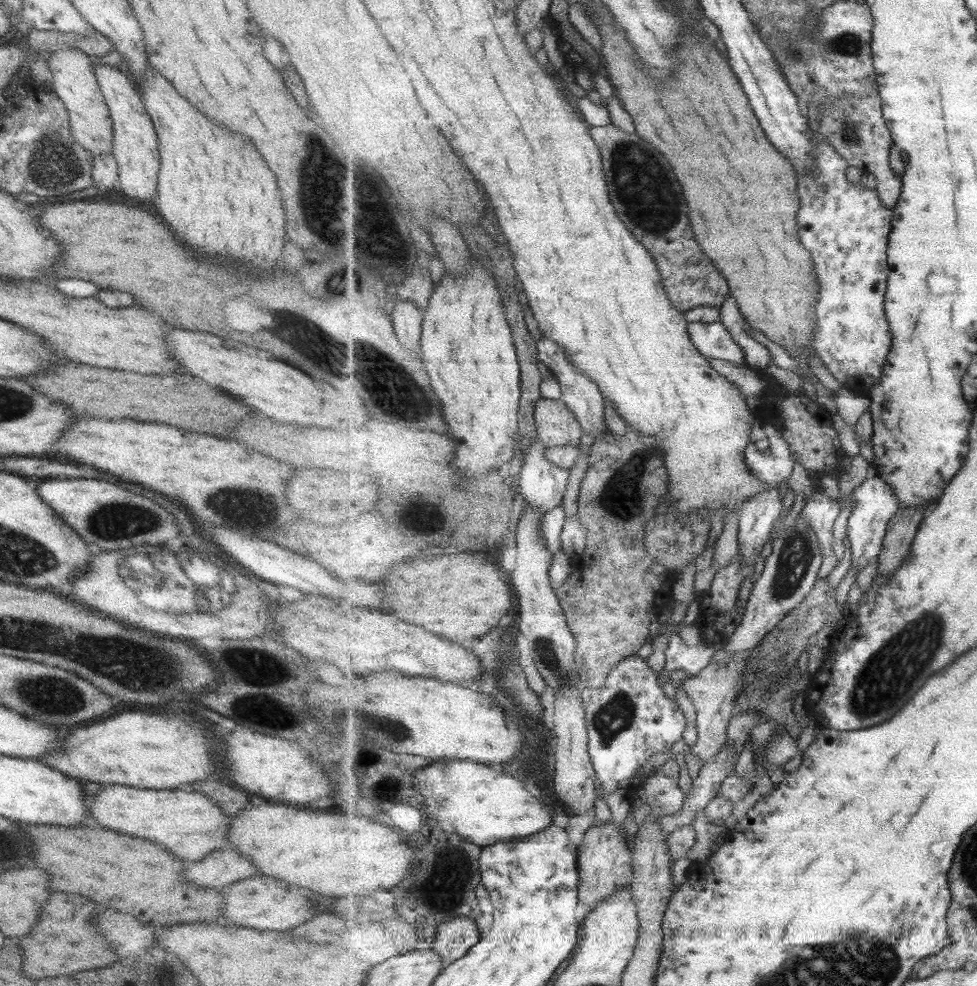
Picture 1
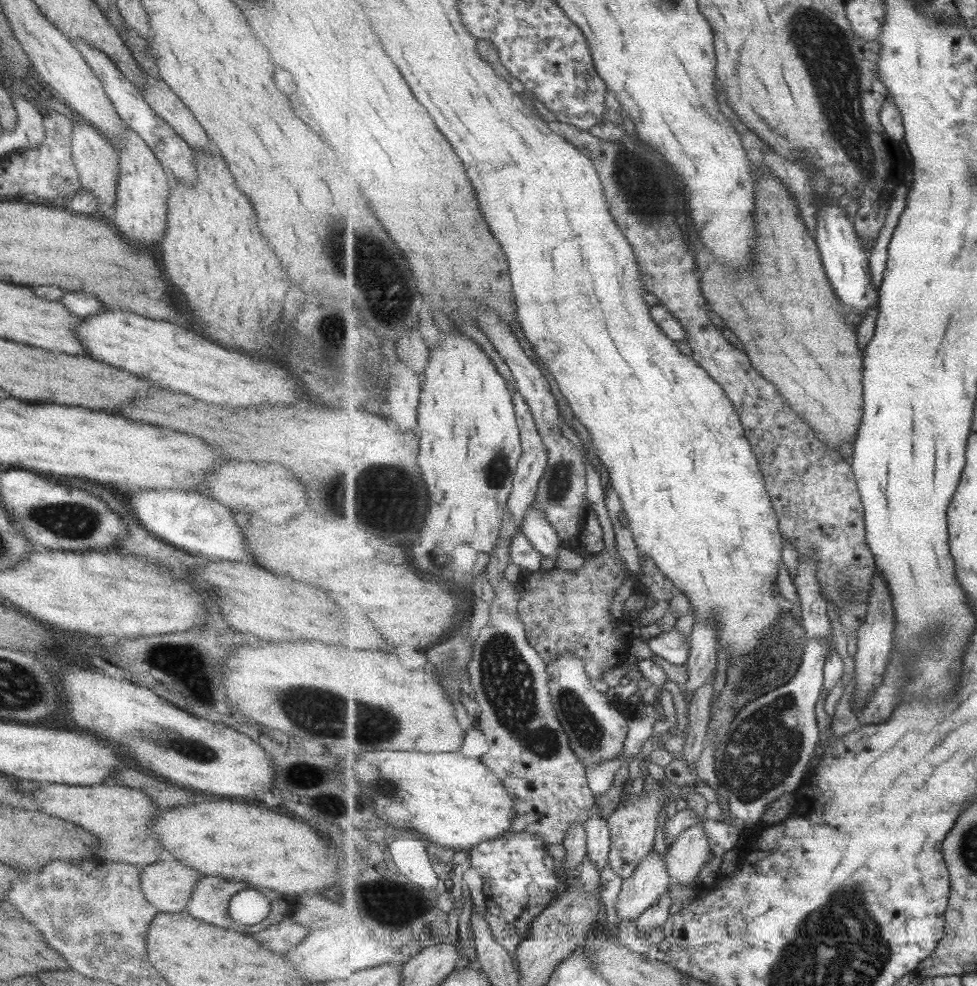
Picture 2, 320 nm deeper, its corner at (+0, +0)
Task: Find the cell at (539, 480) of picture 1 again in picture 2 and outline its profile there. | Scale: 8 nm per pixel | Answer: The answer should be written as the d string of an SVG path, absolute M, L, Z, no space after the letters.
M535 503L527 512L522 532L531 544L545 556L547 564L553 566L554 560L557 560L559 556L559 548L562 547L561 539L553 525L545 519L543 512L536 508Z

